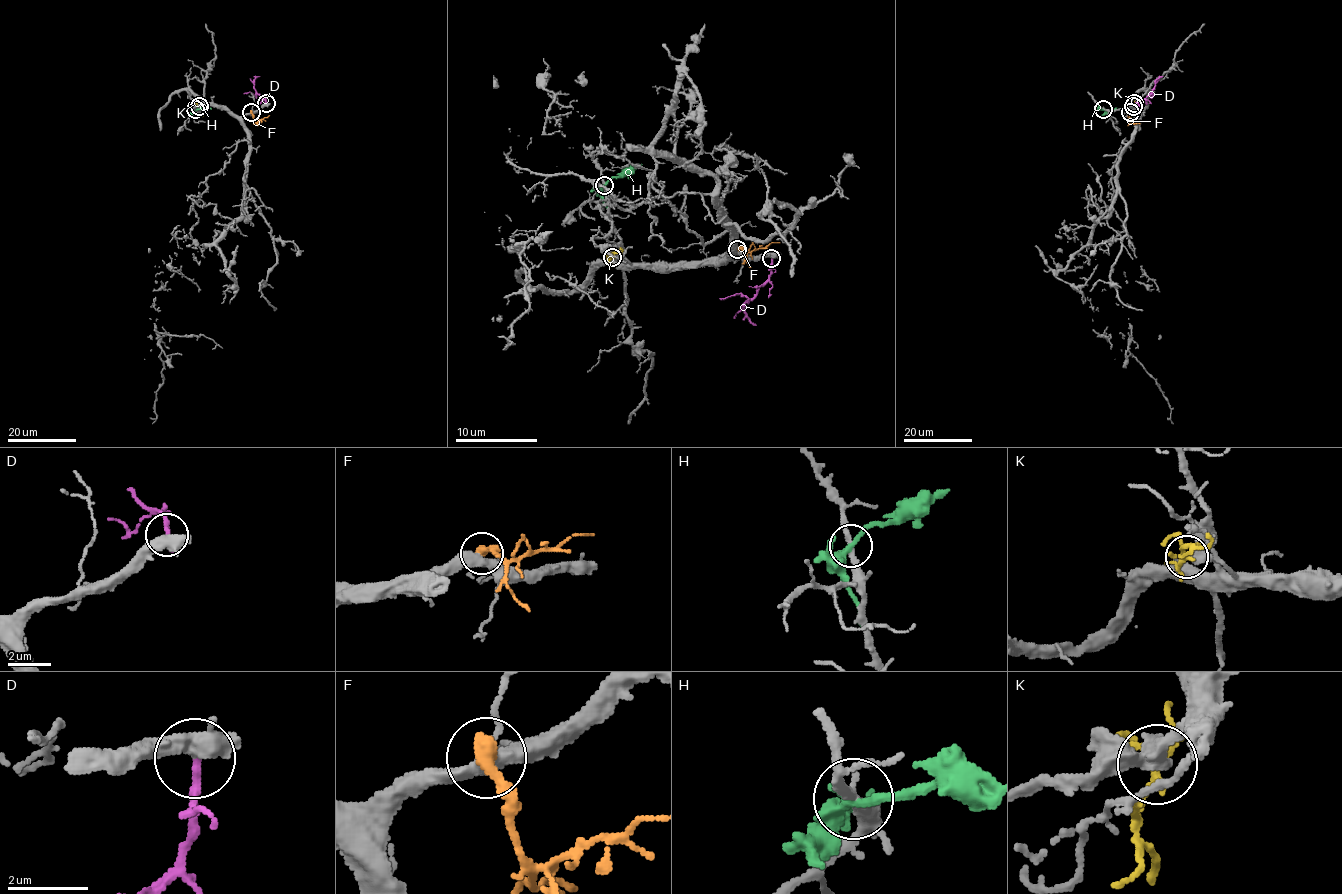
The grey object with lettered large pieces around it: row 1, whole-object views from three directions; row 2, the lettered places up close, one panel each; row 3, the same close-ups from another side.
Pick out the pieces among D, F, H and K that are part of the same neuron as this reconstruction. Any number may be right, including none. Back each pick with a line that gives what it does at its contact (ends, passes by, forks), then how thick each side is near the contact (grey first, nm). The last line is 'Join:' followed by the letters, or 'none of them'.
D: It passes by. Thickness 460 nm (grey) against 130 nm
Join: D

